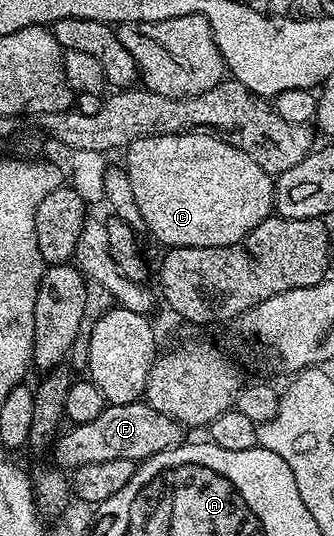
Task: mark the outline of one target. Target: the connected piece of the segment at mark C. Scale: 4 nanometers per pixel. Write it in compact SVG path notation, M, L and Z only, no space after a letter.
M186 131L184 133L172 133L171 135L154 135L153 137L135 139L124 150L123 156L125 156L123 168L129 175L131 191L135 191L135 203L139 203L139 211L145 220L145 229L148 232L153 232L162 241L162 246L227 247L231 243L242 241L248 233L255 231L255 227L259 227L259 223L263 223L274 212L274 178L267 171L263 171L263 167L259 167L259 163L255 163L255 159L251 159L251 155L247 155L243 151L239 151L239 147L227 143L224 136L214 135L209 131Z

